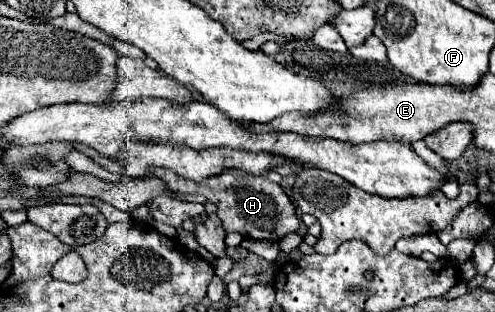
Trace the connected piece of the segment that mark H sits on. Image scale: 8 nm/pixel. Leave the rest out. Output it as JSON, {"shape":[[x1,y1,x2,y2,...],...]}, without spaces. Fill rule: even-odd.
{"shape":[[152,167,150,173,160,177,168,185,170,191,202,193,208,201,212,201,218,207,218,217,222,221,224,231,236,231,242,237,254,239,254,241,256,239,280,241,286,233,298,231,298,215,296,215,292,201,288,199,288,195,282,191,282,187,278,183,272,183,266,177,256,177,256,175,248,175,244,171,226,169,220,175,214,175,210,179,194,183,194,181,180,179,180,175,176,175,174,171,170,171,166,167]]}

